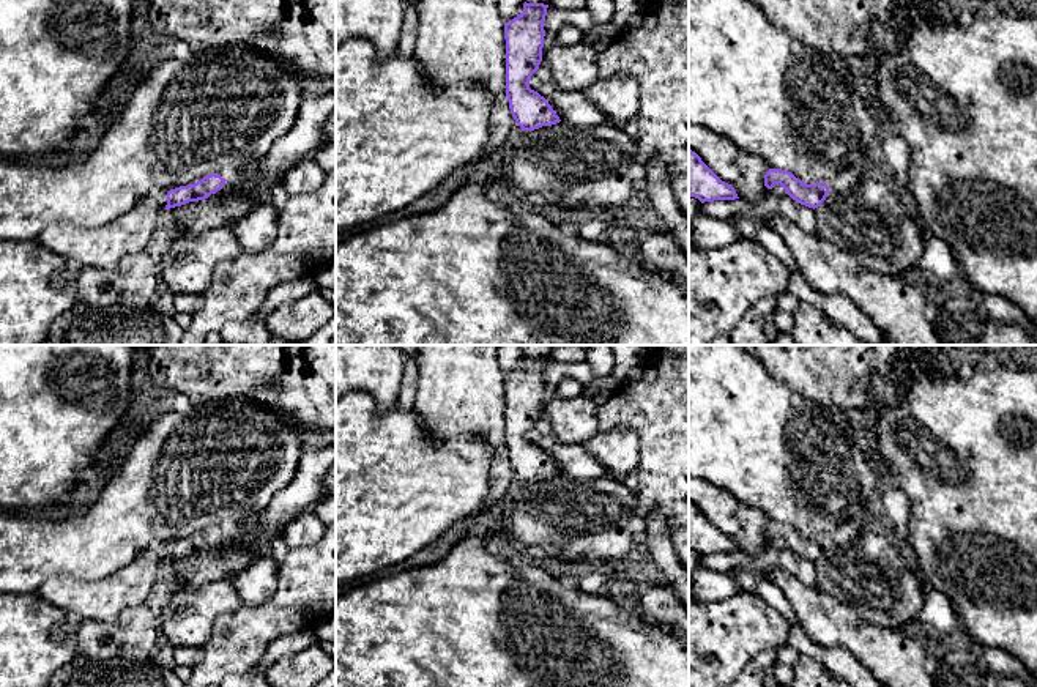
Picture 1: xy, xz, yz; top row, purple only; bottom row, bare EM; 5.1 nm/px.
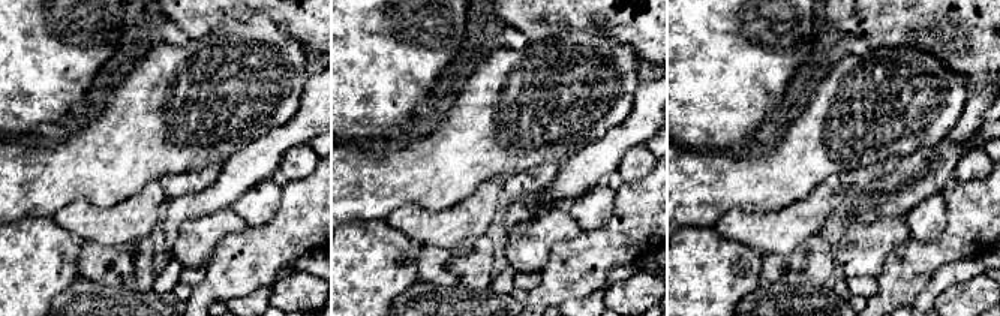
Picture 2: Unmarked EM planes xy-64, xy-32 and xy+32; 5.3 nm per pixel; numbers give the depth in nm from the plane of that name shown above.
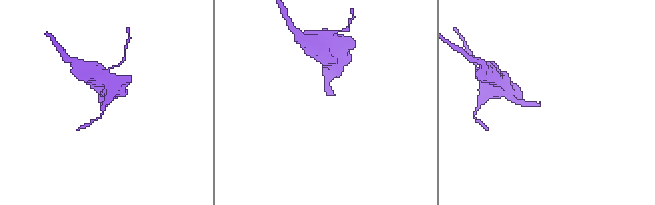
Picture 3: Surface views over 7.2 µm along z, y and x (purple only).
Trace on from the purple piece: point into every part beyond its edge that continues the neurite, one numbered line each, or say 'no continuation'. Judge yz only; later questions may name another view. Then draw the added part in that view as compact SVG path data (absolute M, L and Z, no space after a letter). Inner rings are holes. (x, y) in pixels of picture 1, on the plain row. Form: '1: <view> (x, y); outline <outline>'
1: yz (850, 530); outline M865 517L845 522L842 526L829 534L829 544L843 545L856 539L864 531L864 518Z

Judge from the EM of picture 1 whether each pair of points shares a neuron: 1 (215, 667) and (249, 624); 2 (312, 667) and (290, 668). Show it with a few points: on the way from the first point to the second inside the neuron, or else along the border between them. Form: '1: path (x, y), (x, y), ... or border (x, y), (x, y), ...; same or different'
1: path (224, 656), (243, 635); same
2: path (308, 667), (295, 668); same

